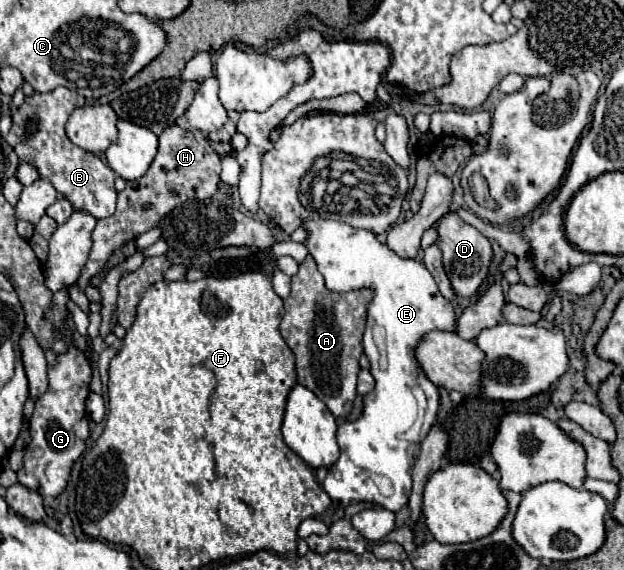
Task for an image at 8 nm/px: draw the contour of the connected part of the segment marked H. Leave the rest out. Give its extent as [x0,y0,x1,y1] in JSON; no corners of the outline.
[77,126,221,290]

